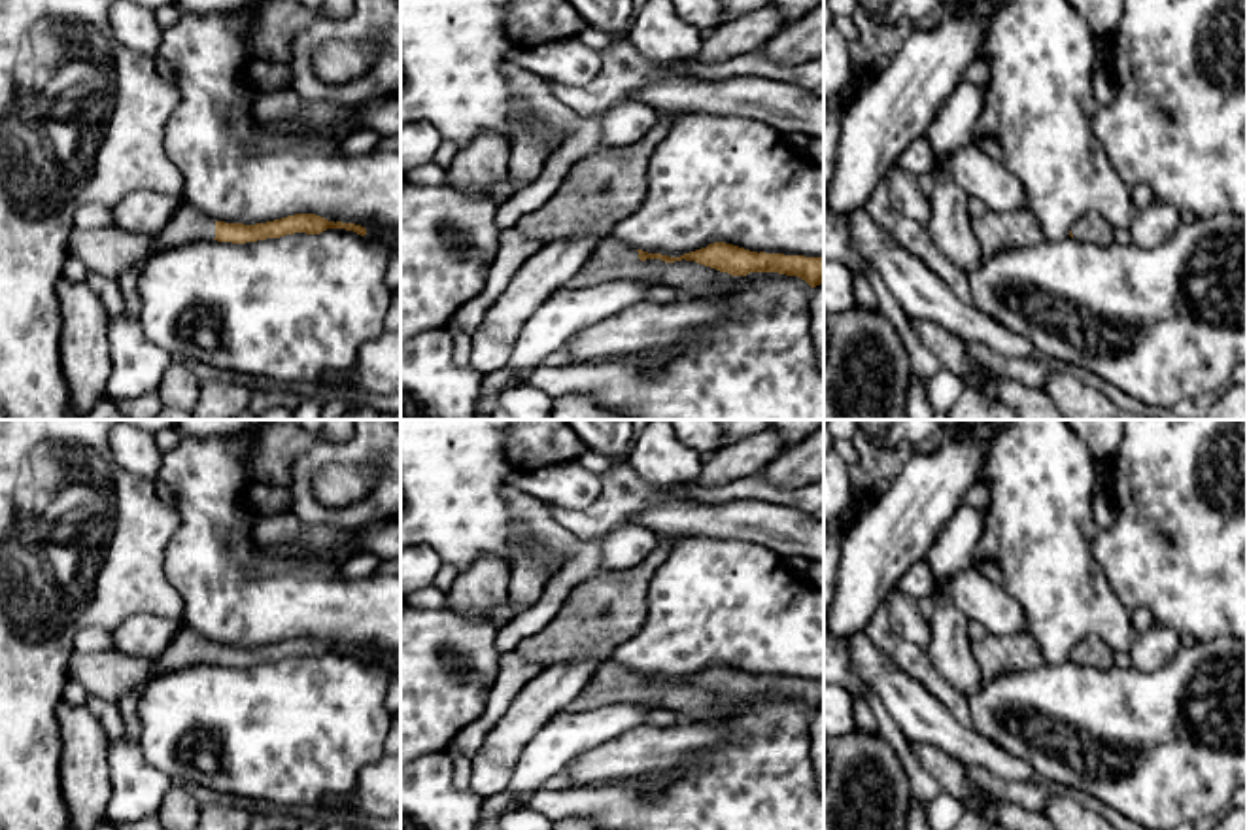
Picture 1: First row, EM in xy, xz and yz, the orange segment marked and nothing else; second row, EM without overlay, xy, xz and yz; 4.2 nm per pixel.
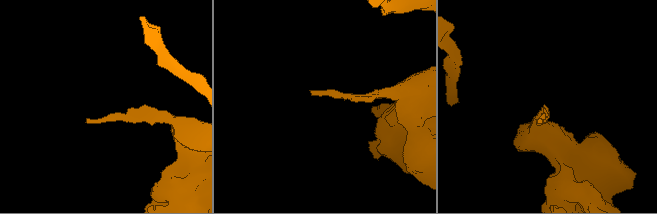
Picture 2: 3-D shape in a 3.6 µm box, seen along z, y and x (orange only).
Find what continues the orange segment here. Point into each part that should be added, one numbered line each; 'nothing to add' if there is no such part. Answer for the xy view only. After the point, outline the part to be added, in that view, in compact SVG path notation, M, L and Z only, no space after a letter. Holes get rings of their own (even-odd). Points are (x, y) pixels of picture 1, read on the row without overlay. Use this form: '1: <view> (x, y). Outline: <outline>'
1: xy (187, 649). Outline: M185 624L174 637L174 641L157 656L157 662L149 669L149 675L136 688L127 692L123 698L115 700L121 718L123 718L123 739L138 743L142 728L138 703L144 684L162 671L179 669L195 664L214 664L215 645L200 635L196 635Z

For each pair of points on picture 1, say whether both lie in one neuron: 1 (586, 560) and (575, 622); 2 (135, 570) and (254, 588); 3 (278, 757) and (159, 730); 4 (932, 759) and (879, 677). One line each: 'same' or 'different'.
1: different
2: different
3: same
4: different

